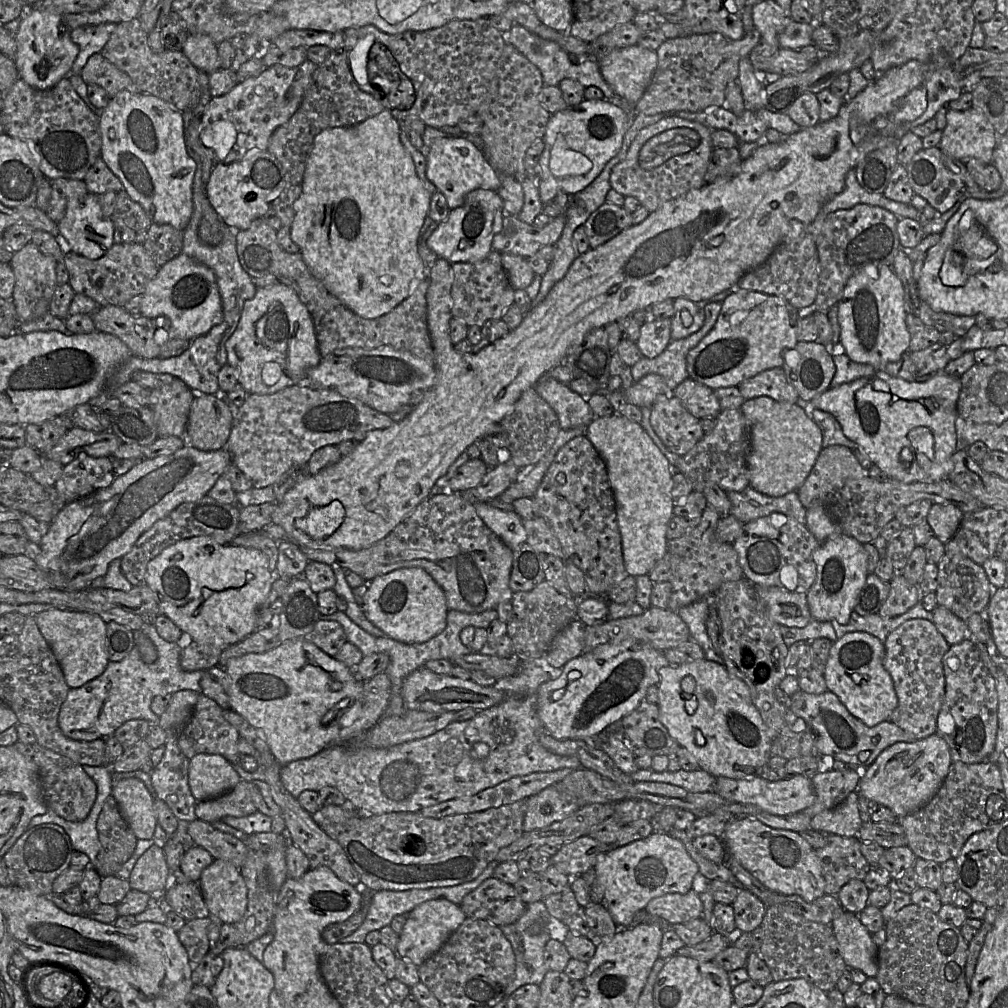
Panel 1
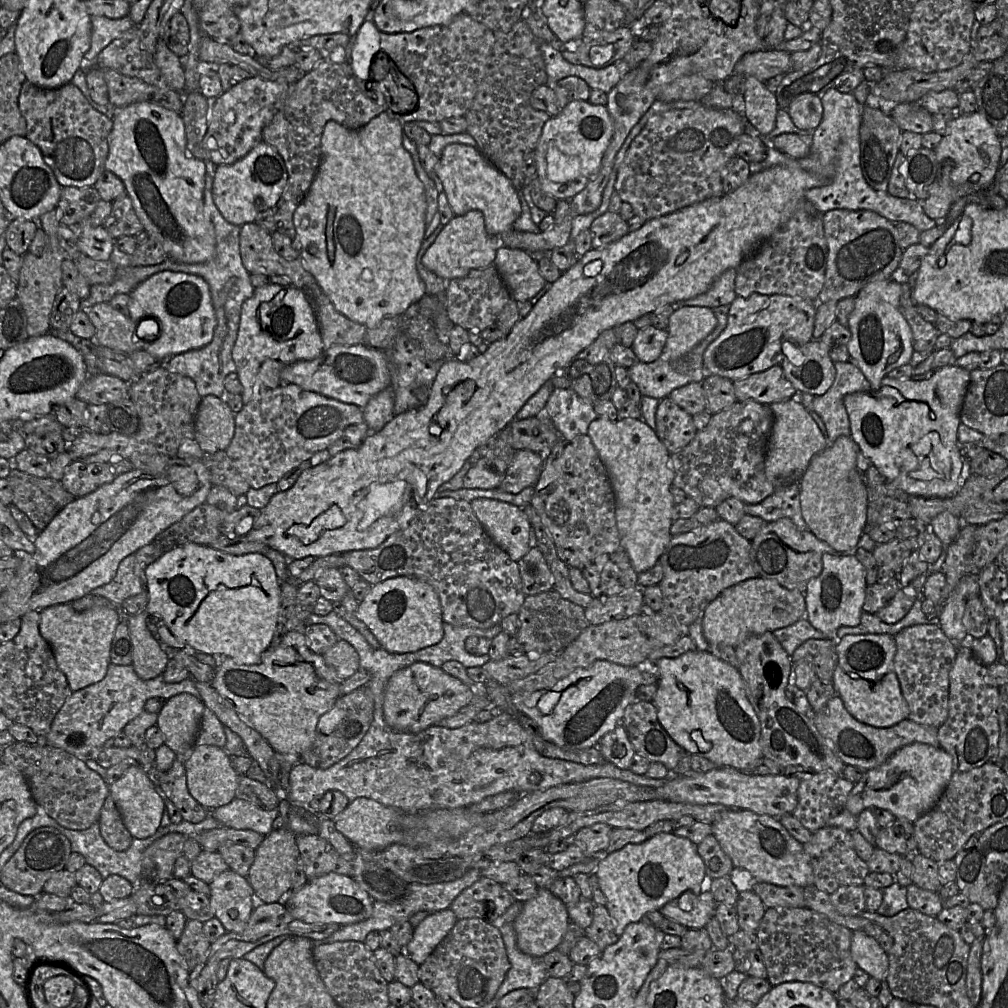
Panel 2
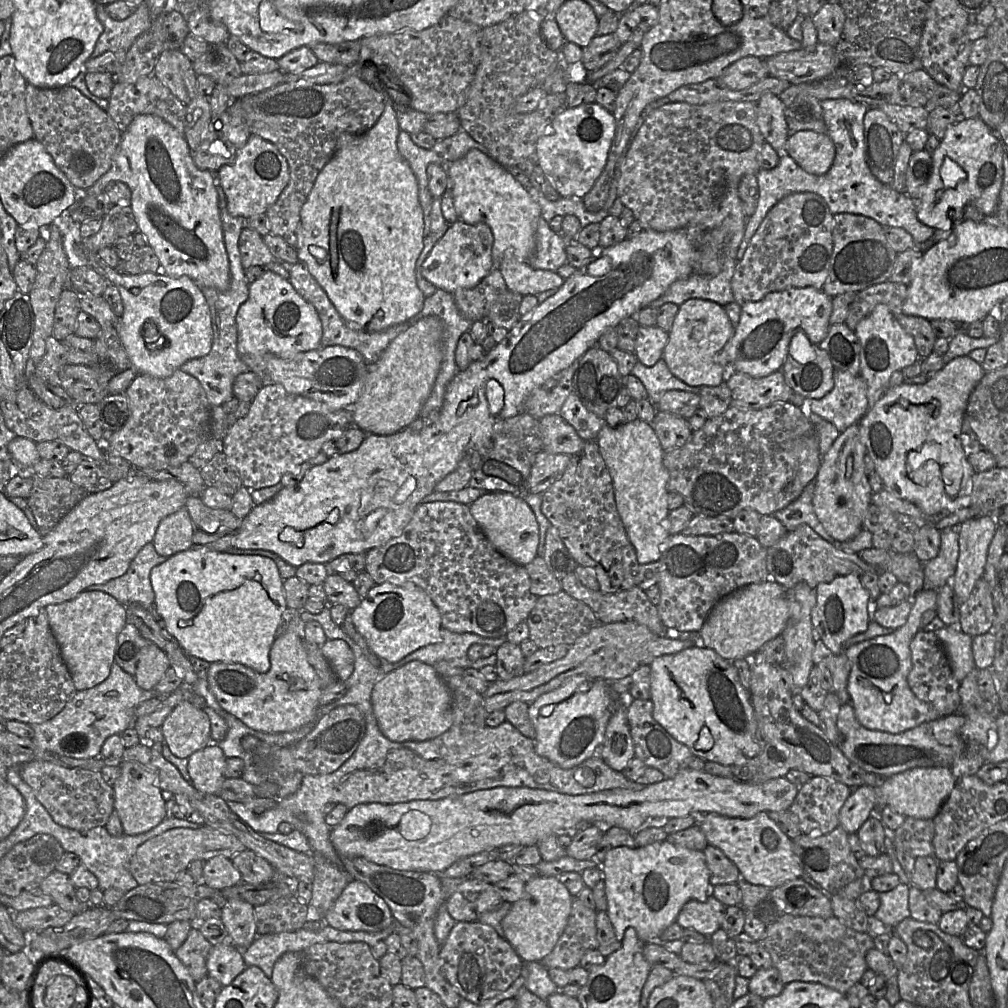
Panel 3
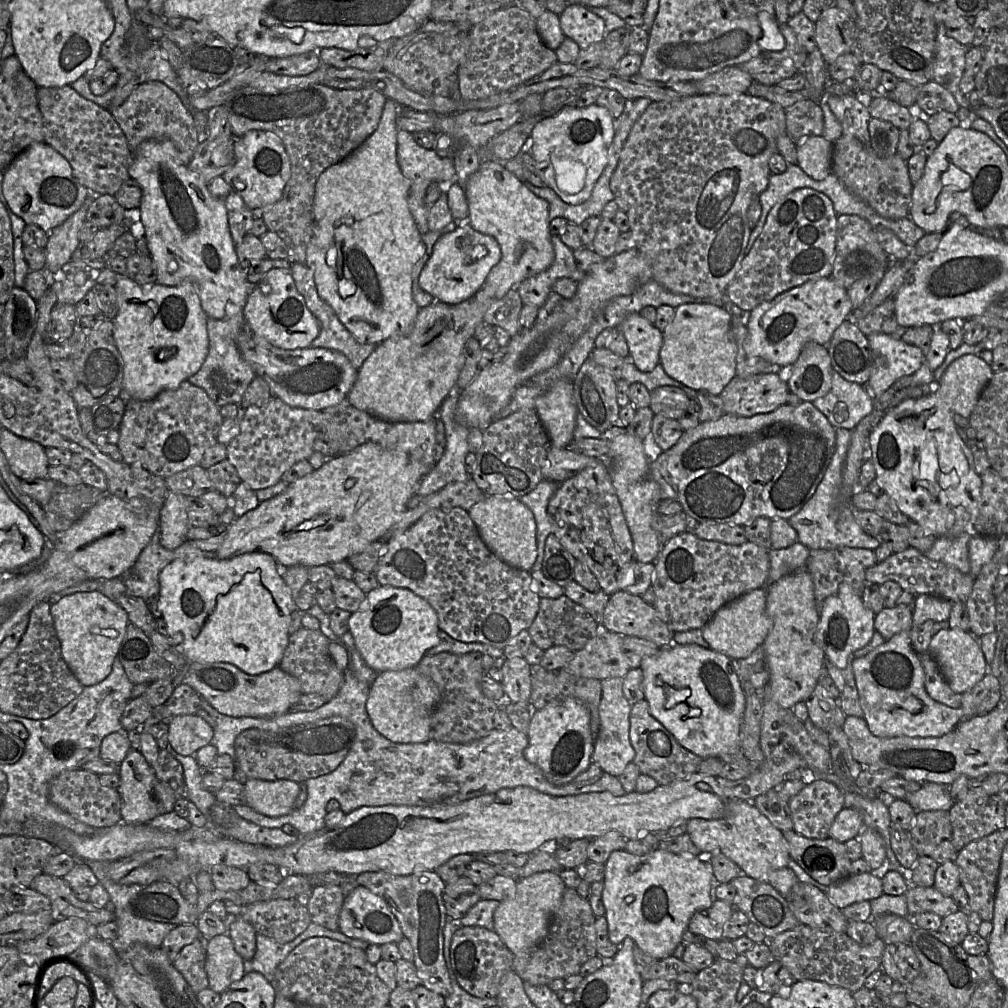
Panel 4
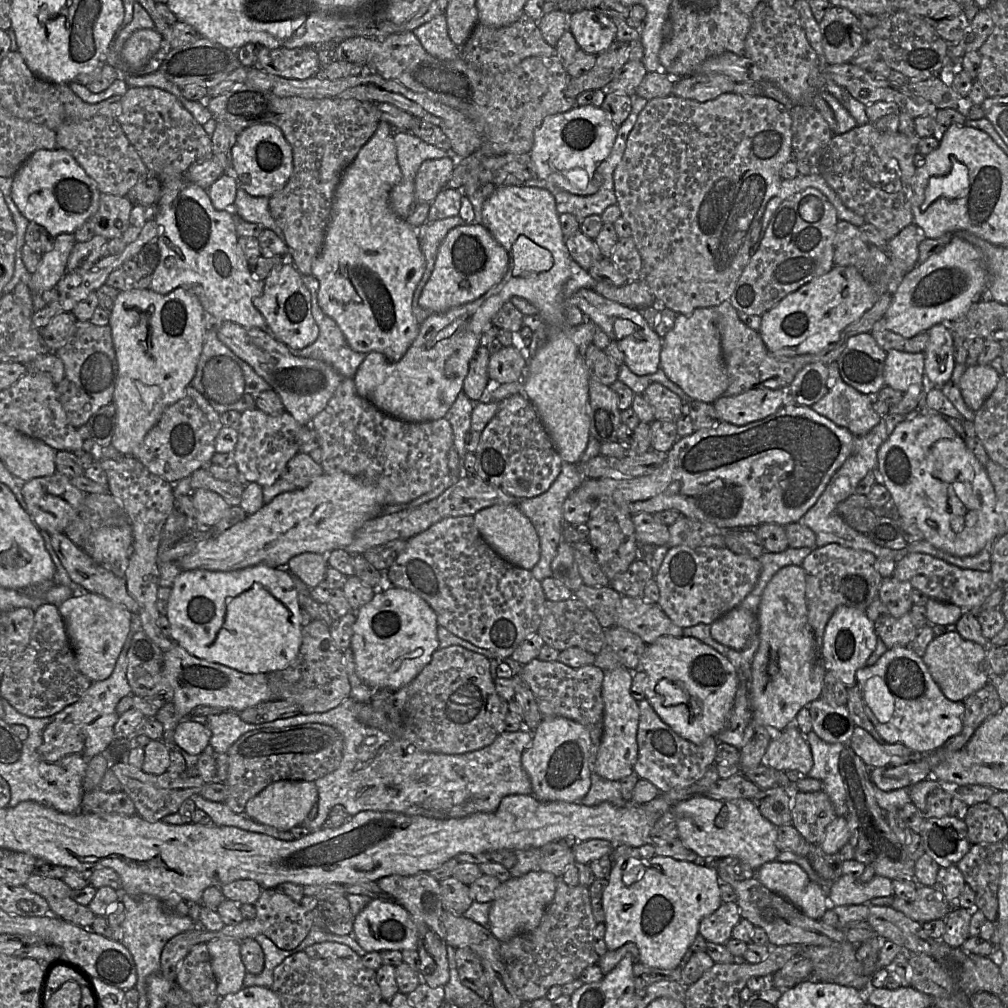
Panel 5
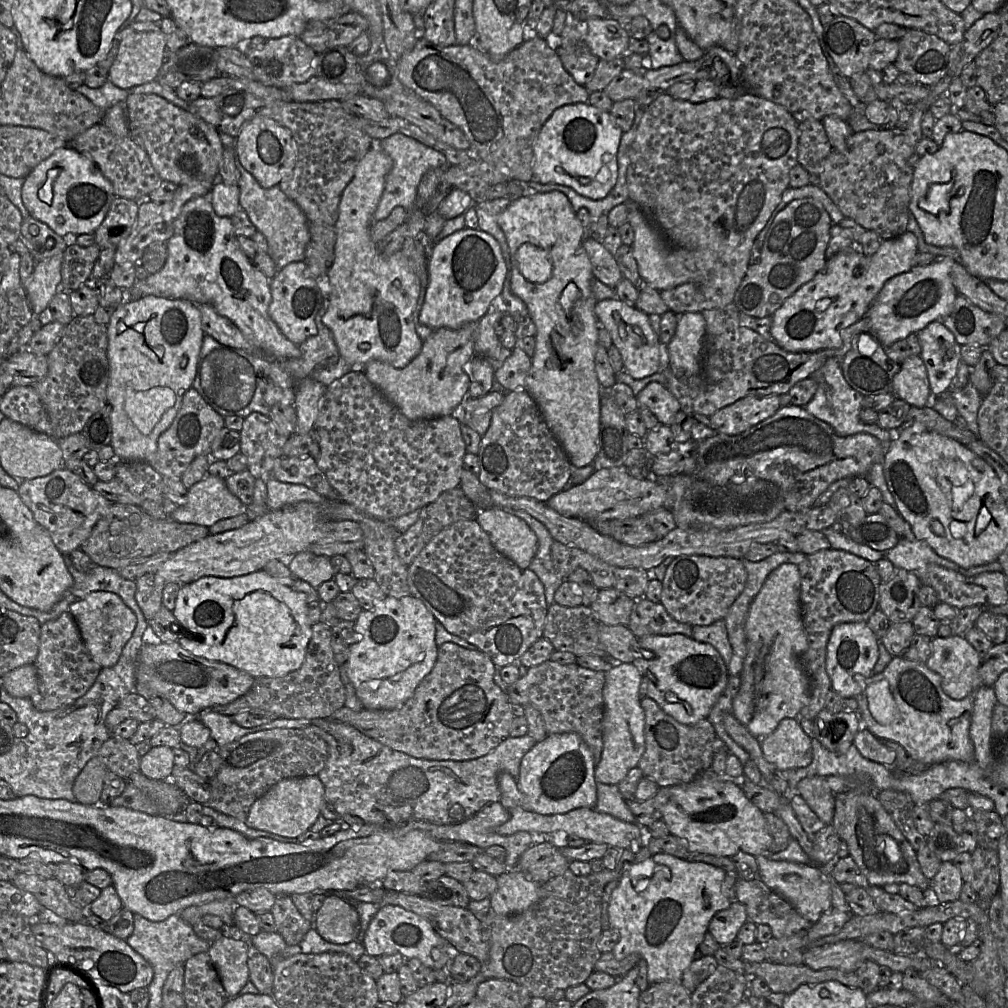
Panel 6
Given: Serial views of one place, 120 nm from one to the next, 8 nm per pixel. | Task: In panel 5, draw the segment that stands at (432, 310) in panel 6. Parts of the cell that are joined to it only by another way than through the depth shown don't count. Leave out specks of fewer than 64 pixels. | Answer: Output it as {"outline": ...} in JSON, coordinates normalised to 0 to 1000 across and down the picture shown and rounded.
{"outline":[[[459,222],[447,227],[438,241],[431,267],[416,295],[416,304],[429,311],[470,299],[494,282],[504,266],[504,252],[478,222]]]}

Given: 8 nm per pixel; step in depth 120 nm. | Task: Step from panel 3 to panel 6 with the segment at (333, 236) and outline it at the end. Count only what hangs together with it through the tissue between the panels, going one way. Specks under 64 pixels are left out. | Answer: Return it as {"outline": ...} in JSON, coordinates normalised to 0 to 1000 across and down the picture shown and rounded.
{"outline":[[[370,142],[355,162],[337,199],[332,257],[323,273],[326,304],[319,319],[329,329],[337,351],[349,365],[359,365],[368,357],[400,365],[417,350],[420,340],[410,318],[418,280],[398,248],[381,254],[367,234],[370,214],[389,166],[389,157]]]}

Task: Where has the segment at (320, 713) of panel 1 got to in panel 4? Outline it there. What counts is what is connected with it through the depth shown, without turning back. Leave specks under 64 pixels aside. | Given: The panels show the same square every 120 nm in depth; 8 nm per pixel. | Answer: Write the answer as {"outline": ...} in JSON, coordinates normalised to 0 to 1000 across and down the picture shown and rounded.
{"outline":[[[188,658],[182,678],[189,681],[218,707],[229,711],[271,711],[290,702],[299,689],[295,673],[274,661],[266,667],[248,670],[228,658]]]}

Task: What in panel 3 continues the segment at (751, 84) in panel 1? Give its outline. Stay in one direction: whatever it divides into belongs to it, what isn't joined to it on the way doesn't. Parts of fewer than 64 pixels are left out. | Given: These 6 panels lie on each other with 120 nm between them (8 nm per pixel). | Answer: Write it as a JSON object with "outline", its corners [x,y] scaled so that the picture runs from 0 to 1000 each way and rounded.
{"outline":[[[758,92],[750,101],[751,123],[762,143],[775,156],[780,152],[780,142],[785,133],[780,121],[780,107],[775,98],[766,92]]]}

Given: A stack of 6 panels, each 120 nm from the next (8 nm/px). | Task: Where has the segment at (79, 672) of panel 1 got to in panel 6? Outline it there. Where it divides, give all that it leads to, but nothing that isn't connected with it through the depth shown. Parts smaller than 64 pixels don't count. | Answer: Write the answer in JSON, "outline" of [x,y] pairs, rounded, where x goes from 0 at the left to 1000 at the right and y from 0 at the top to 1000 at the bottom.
{"outline":[[[105,586],[89,588],[84,594],[69,599],[67,606],[72,611],[92,656],[100,663],[113,661],[135,622],[134,608],[119,591]]]}

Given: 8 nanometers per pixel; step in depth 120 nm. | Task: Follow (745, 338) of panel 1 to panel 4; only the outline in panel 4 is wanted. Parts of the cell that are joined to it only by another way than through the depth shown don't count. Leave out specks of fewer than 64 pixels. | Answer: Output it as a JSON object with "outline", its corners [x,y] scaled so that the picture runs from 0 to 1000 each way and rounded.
{"outline":[[[824,275],[802,279],[745,309],[740,323],[742,336],[739,339],[739,349],[743,354],[755,355],[776,365],[783,365],[791,358],[802,339],[820,343],[828,327],[841,316],[846,308],[840,287],[831,283]]]}

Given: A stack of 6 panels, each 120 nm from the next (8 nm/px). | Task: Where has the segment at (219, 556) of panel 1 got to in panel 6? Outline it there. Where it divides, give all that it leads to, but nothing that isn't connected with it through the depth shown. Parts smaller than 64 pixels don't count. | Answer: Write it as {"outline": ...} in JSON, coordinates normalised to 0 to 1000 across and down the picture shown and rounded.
{"outline":[[[257,565],[234,572],[203,571],[181,580],[172,609],[178,621],[174,624],[190,635],[177,633],[181,643],[193,651],[229,660],[255,674],[280,672],[299,662],[310,631],[311,619],[306,614],[306,606],[304,591],[300,587],[277,578],[264,566]]]}

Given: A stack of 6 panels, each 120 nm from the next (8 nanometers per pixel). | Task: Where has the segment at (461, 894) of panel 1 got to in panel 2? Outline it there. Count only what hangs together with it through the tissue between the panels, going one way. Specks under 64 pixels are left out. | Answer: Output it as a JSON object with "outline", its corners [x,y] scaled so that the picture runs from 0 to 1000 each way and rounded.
{"outline":[[[467,861],[458,870],[450,874],[425,878],[416,876],[405,877],[401,888],[396,893],[391,895],[381,895],[372,893],[370,896],[369,908],[365,912],[350,917],[340,918],[326,930],[317,934],[311,934],[311,937],[312,938],[313,938],[331,935],[361,935],[364,928],[368,924],[377,925],[380,923],[386,923],[392,916],[396,914],[405,914],[406,911],[414,905],[421,904],[425,906],[430,906],[437,903],[446,902],[449,893],[459,883],[466,880],[476,871],[477,863]]]}

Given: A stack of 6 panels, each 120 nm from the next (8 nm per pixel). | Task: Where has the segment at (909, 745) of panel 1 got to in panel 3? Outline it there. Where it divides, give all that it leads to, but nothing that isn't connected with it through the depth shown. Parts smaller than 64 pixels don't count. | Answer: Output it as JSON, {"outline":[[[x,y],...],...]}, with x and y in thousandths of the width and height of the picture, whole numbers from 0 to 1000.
{"outline":[[[941,760],[909,761],[878,773],[872,781],[847,782],[833,804],[832,818],[841,826],[850,826],[866,805],[878,800],[899,811],[926,813],[945,784],[948,772]]]}

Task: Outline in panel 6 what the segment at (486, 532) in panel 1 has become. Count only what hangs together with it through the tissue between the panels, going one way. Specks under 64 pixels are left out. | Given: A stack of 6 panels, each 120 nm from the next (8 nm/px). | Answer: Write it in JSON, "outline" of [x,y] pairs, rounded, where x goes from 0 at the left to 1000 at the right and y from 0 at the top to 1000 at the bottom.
{"outline":[[[473,516],[454,517],[435,529],[405,562],[404,576],[408,590],[416,594],[445,628],[472,641],[494,662],[514,658],[528,639],[539,632],[544,605],[539,579],[525,563],[517,564],[496,550]]]}

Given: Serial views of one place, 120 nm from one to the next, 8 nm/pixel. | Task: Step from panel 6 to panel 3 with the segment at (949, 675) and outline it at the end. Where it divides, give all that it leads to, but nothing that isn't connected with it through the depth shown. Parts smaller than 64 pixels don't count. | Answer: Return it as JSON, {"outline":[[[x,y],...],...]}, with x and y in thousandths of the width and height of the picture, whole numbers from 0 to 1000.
{"outline":[[[952,619],[938,621],[927,627],[937,641],[947,673],[954,676],[968,664],[964,648],[965,632],[954,627]]]}

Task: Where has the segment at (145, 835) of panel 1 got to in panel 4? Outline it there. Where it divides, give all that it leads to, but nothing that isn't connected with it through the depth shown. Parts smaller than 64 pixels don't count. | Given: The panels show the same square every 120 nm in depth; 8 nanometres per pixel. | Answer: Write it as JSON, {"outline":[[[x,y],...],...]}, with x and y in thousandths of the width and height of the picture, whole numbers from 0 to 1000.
{"outline":[[[130,743],[118,758],[120,811],[124,817],[143,817],[158,809],[152,793],[155,770],[138,744]]]}

